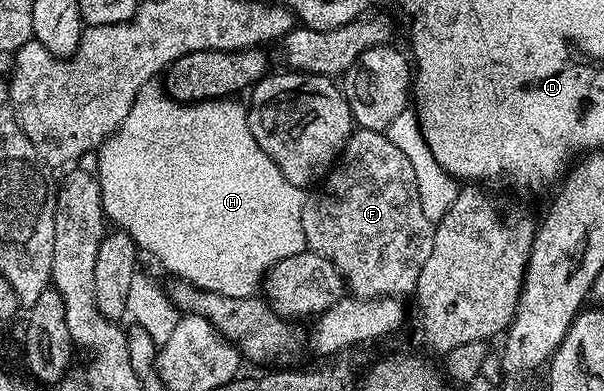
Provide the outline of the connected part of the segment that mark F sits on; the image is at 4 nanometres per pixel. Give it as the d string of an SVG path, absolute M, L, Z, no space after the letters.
M354 128L339 160L310 193L313 194L310 197L308 194L301 203L306 246L333 262L352 296L401 299L406 296L404 293L412 294L416 290L419 271L423 271L423 263L431 259L435 225L427 219L427 215L423 215L415 171L411 163L407 163L407 155L403 155L403 151L391 143L388 135Z

